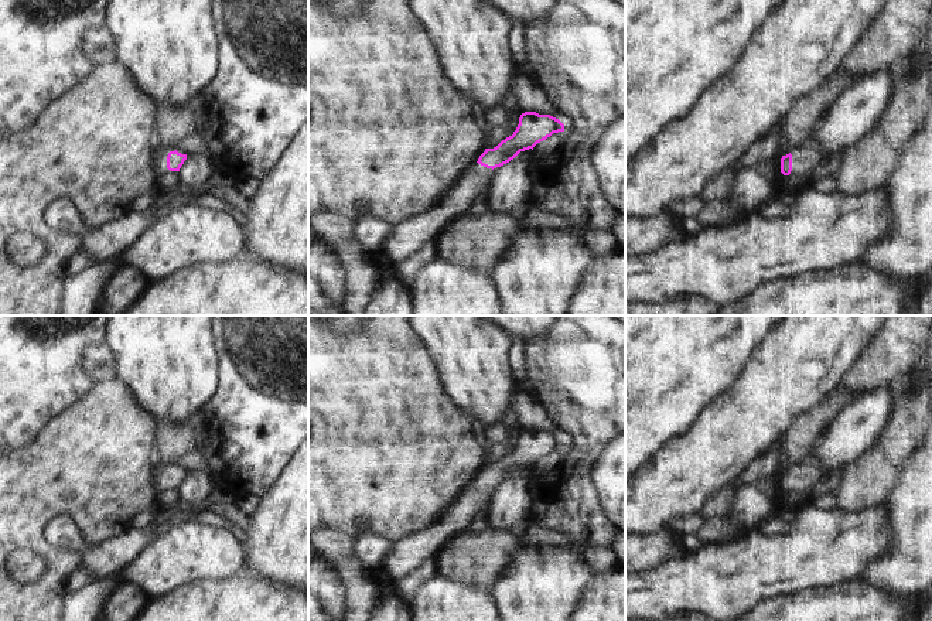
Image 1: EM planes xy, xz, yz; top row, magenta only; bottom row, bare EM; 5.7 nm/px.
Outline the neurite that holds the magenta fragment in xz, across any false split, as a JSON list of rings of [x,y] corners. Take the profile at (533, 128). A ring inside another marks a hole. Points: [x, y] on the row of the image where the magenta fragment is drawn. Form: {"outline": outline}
{"outline": [[[525,112],[519,117],[519,124],[512,136],[502,140],[494,149],[485,149],[478,161],[467,171],[460,184],[451,191],[451,194],[433,211],[413,216],[396,225],[393,233],[389,236],[383,248],[372,259],[380,262],[388,269],[395,263],[399,263],[413,253],[416,253],[424,243],[437,242],[441,232],[458,216],[464,216],[477,197],[488,191],[488,180],[494,170],[513,160],[520,151],[529,150],[550,137],[553,133],[564,132],[564,124],[550,116],[539,115],[536,112]]]}

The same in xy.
{"outline": [[[161,147],[156,154],[156,170],[158,175],[167,175],[170,171],[180,171],[185,160],[187,154]]]}

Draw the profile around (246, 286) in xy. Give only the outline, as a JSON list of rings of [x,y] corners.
[[[243,252],[229,263],[195,263],[151,283],[147,293],[122,315],[308,315],[308,274],[281,269]]]

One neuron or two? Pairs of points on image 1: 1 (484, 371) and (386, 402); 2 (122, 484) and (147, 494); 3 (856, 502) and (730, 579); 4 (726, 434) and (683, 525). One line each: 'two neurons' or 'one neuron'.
1: two neurons
2: one neuron
3: two neurons
4: two neurons

